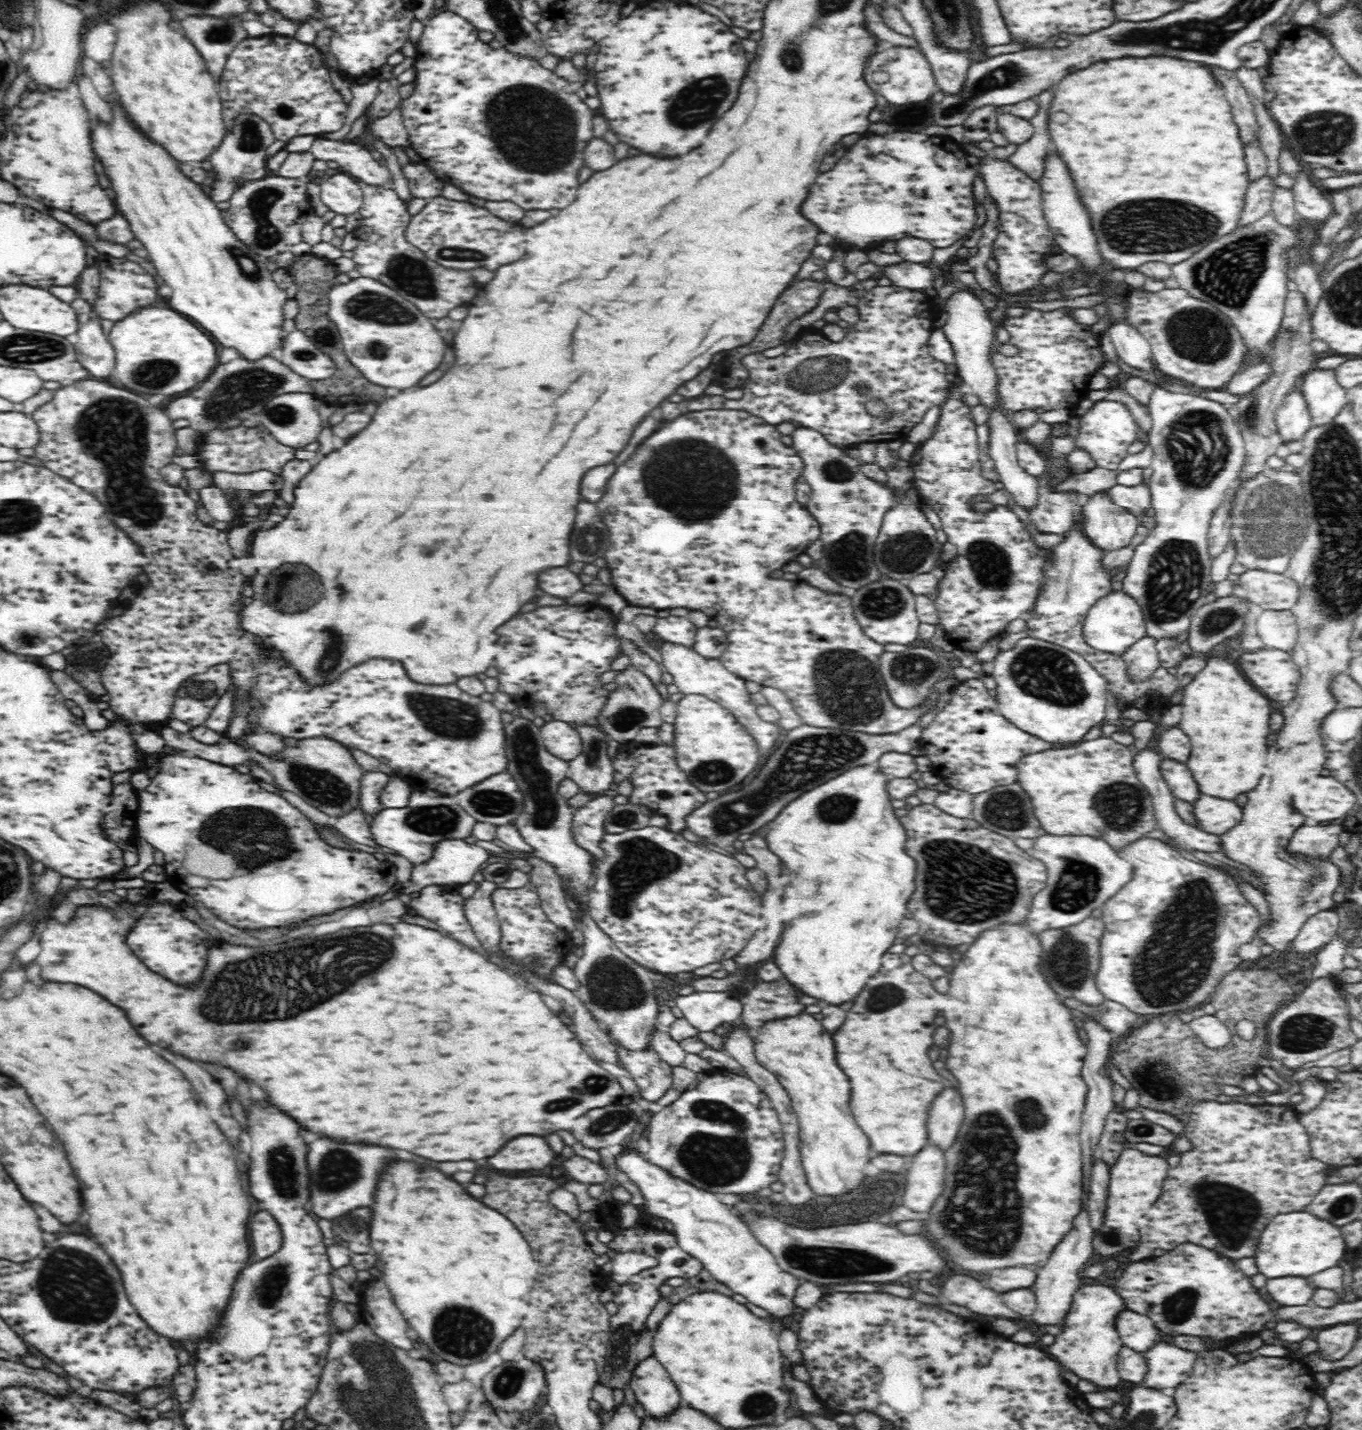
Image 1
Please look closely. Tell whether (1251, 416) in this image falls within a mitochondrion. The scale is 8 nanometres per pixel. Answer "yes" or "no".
yes

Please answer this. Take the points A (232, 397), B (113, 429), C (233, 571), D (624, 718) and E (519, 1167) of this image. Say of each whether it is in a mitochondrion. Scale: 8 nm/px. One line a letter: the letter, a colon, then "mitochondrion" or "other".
A: mitochondrion
B: mitochondrion
C: other
D: mitochondrion
E: other

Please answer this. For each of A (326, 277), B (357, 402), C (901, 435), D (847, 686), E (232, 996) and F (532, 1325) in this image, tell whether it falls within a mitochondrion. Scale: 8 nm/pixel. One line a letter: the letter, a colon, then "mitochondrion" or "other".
A: other
B: other
C: other
D: mitochondrion
E: mitochondrion
F: other

